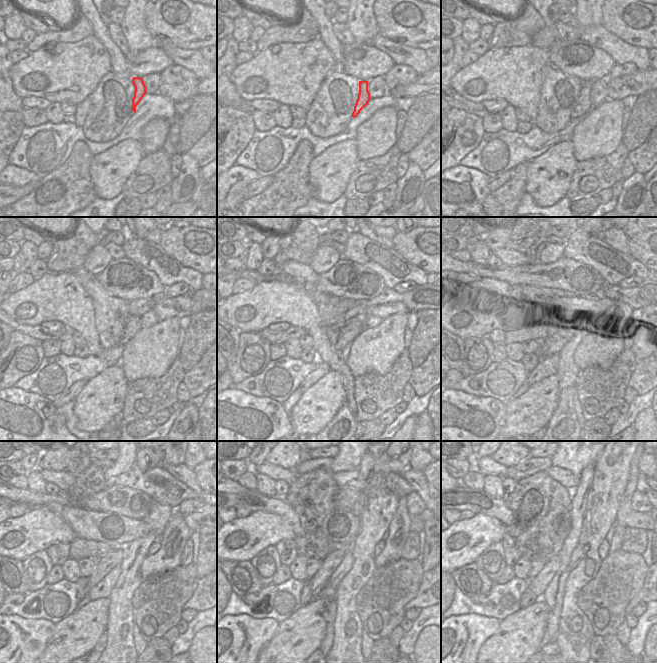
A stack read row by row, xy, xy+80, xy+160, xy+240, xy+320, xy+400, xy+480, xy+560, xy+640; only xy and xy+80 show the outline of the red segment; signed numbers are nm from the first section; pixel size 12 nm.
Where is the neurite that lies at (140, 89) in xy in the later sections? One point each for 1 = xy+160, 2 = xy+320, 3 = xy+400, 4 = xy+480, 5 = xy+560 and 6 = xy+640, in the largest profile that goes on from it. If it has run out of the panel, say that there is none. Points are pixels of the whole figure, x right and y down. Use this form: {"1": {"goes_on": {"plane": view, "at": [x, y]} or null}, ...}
{"1": {"goes_on": {"plane": "xy+160", "at": [583, 105]}}, "2": {"goes_on": {"plane": "xy+320", "at": [339, 338]}}, "3": {"goes_on": {"plane": "xy+400", "at": [551, 343]}}, "4": {"goes_on": {"plane": "xy+480", "at": [104, 565]}}, "5": {"goes_on": {"plane": "xy+560", "at": [318, 582]}}, "6": {"goes_on": {"plane": "xy+640", "at": [538, 585]}}}

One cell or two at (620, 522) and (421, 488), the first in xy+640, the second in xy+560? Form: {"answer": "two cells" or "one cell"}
{"answer": "two cells"}

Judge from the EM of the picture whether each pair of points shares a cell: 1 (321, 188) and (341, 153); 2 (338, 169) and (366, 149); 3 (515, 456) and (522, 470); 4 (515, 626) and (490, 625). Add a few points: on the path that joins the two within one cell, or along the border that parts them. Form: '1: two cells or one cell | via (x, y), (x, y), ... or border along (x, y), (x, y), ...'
1: one cell | via (329, 179), (330, 171), (338, 162)
2: two cells | border along (354, 140), (357, 146), (357, 156), (360, 160)
3: two cells | border along (529, 455), (520, 462), (507, 467)
4: two cells | border along (500, 621), (499, 628), (483, 643)

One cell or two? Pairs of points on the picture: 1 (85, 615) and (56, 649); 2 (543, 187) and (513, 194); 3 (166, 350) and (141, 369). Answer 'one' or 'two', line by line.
1: one
2: two
3: one

